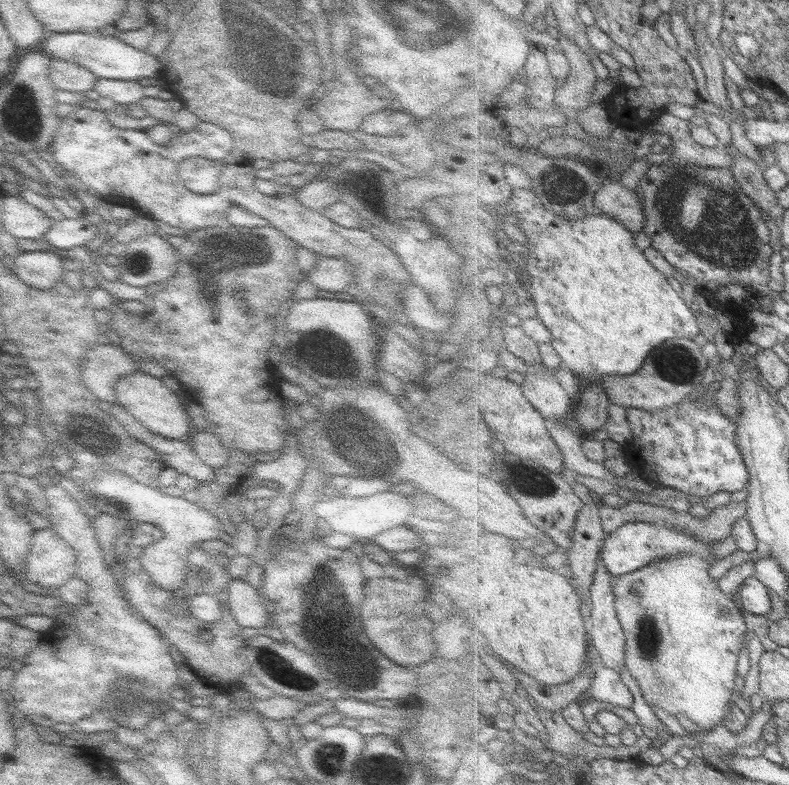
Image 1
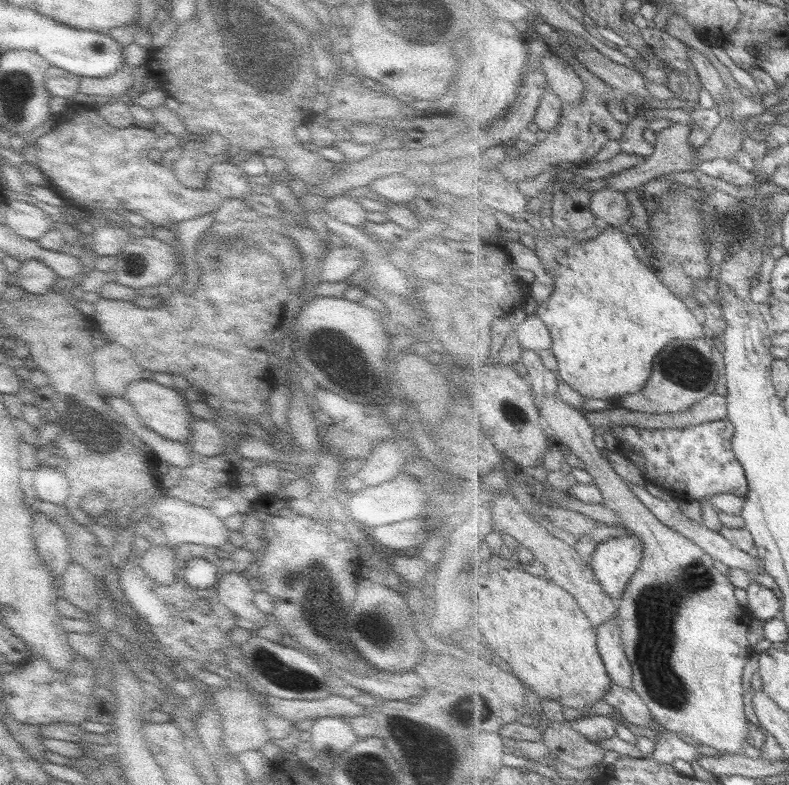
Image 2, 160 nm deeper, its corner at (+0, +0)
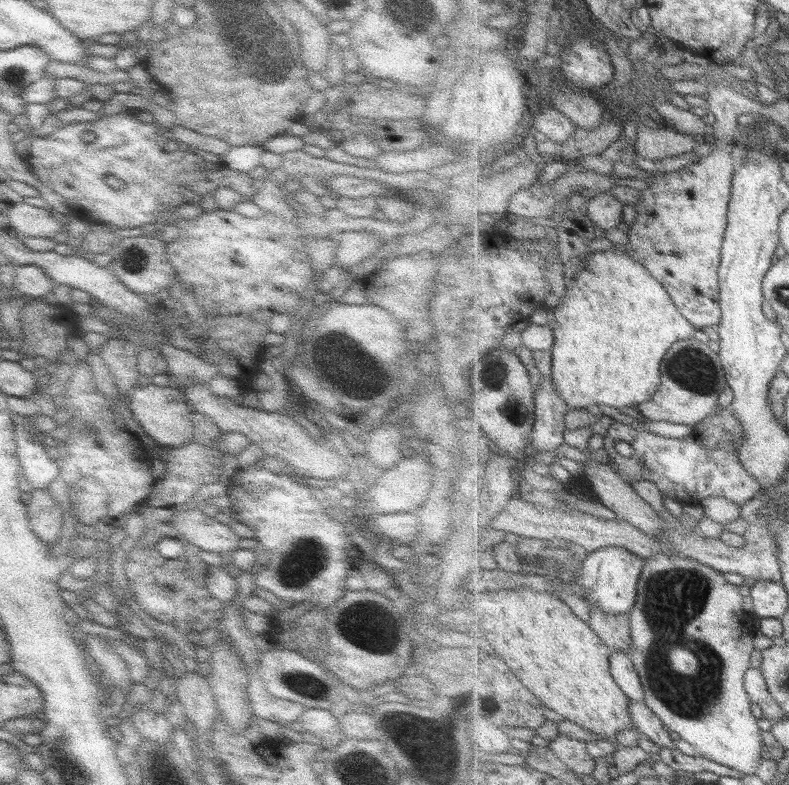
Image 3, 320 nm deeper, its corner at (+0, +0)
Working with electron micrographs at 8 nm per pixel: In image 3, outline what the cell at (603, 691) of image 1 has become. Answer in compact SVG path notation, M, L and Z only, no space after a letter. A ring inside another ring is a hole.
M632 702L630 713L637 731L646 736L660 748L675 749L675 740L669 736L664 722L655 714L646 703Z

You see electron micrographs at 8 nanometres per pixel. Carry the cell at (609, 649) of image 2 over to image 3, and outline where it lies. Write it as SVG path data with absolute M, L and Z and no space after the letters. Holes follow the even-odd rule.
M614 651L610 659L613 678L632 702L645 703L645 689L634 662L627 652Z

